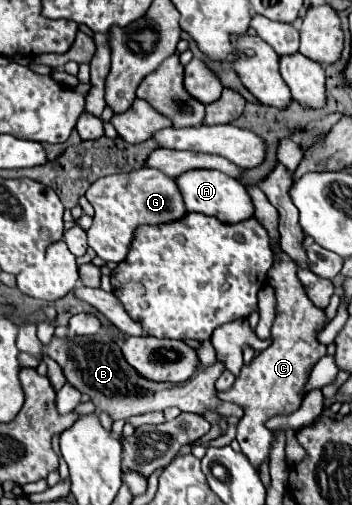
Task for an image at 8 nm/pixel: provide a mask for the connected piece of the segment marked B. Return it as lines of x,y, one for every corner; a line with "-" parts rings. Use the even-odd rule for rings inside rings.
104,331
92,335
92,337
78,337
78,339
58,339
54,337
48,347
44,347
44,353
50,355
64,371
66,379
78,387
82,393
90,397
90,401
100,409
106,411
114,421
116,419
128,419
132,415
142,415
148,411
164,411
166,407
178,407
182,411
192,413
206,413
210,409
218,411
222,417
242,417
242,407
234,403
226,403
218,399
216,393
216,379
224,371
224,365
218,361
212,367
198,367
198,371
184,383
158,383
142,377
130,363
124,359
120,345
112,341
110,335

